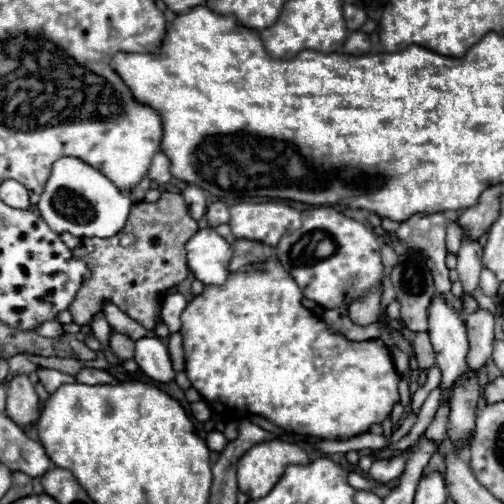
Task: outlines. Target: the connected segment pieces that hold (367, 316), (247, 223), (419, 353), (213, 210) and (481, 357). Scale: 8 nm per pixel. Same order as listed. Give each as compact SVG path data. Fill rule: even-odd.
M375 290L367 300L355 300L349 306L349 318L359 326L369 326L379 320L379 308L381 308L381 292Z
M240 200L229 210L229 226L235 238L257 240L267 246L277 246L287 232L293 232L301 224L299 210L283 201Z
M425 332L415 334L413 350L415 350L415 358L417 358L417 364L419 364L419 370L429 370L435 364L435 350L431 348L429 336Z
M213 202L209 206L207 216L209 216L209 226L211 228L217 228L219 224L225 224L227 222L227 206L223 202Z
M477 310L467 316L467 336L469 336L469 352L465 356L467 368L471 372L479 372L493 352L493 314L487 310Z

